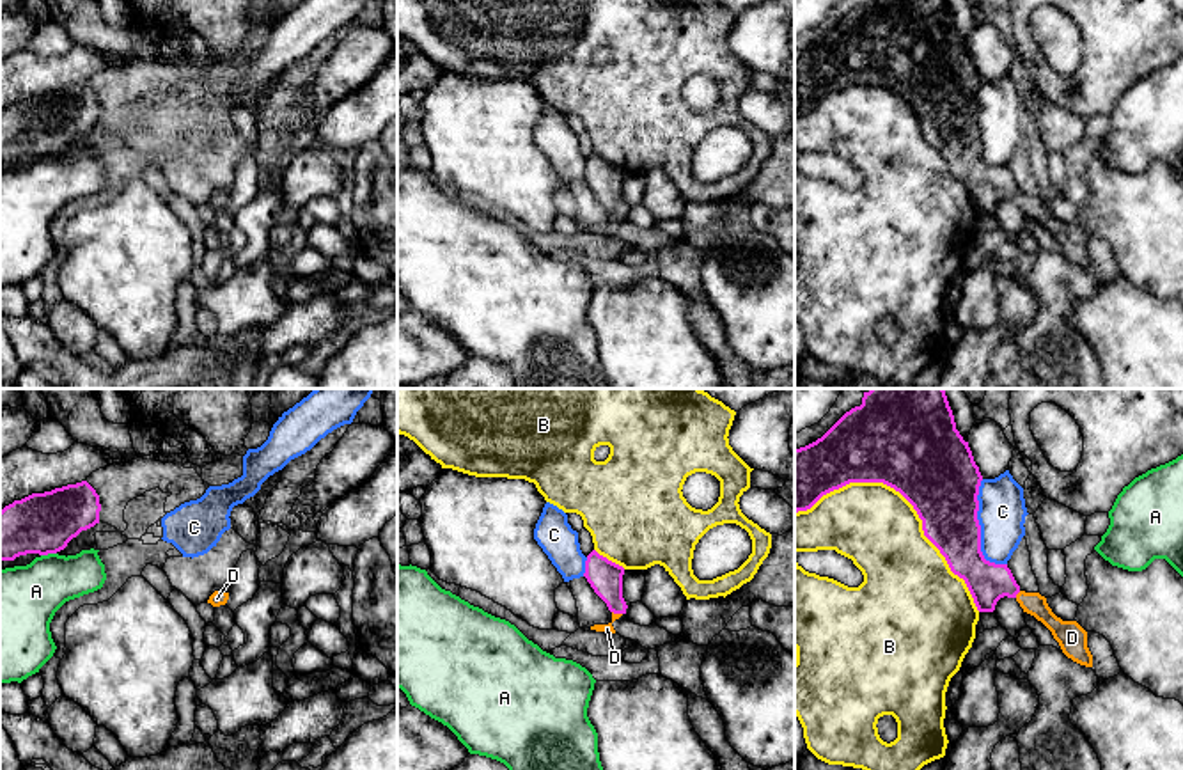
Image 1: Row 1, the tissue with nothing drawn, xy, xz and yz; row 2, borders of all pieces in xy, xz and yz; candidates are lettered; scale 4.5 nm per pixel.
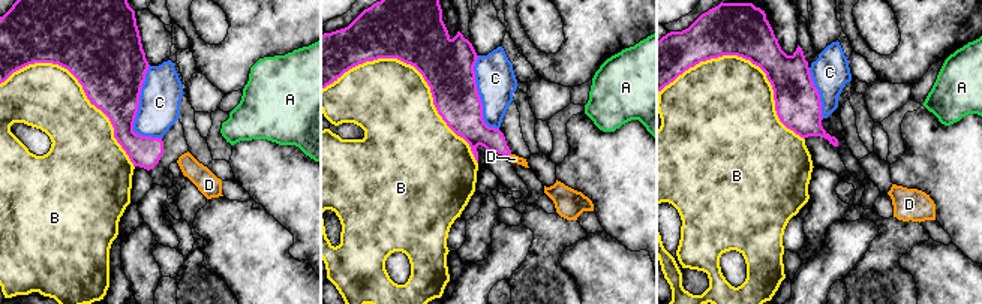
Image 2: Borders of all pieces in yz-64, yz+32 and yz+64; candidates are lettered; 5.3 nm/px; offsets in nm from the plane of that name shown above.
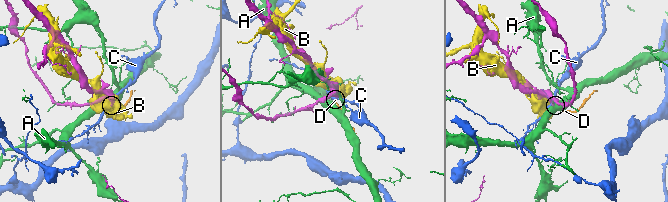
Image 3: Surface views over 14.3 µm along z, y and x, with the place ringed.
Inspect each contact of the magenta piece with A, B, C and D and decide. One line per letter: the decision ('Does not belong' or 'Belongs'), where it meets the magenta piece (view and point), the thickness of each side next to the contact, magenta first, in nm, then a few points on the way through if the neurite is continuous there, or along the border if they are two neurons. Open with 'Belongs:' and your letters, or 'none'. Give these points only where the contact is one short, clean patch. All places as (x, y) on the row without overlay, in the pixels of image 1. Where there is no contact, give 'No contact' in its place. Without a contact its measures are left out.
Belongs: D
A: Does not belong. Touches magenta at xy (48, 155). Thickness 280 nm (magenta) against 320 nm
B: Does not belong. Touches magenta at yz (907, 102). Thickness 420 nm (magenta) against 380 nm
C: Does not belong. Touches magenta at yz (979, 132). Thickness 320 nm (magenta) against 220 nm
D: Belongs. Touches magenta at xz (618, 215). Thickness 160 nm (magenta) against 50 nm. Path across: xz (605, 180), (618, 215), (607, 231)

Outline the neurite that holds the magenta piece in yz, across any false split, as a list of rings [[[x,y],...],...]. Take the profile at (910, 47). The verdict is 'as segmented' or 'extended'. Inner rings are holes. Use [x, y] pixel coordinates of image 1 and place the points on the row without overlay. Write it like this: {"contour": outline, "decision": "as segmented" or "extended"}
{"contour": [[[862,0],[862,7],[846,14],[821,41],[795,51],[795,115],[811,112],[823,98],[850,85],[883,85],[899,94],[922,122],[924,138],[945,160],[951,174],[965,183],[979,215],[993,215],[1000,200],[1015,200],[1023,215],[1041,224],[1073,264],[1093,270],[1087,234],[1077,224],[1062,224],[1039,195],[1025,195],[1007,167],[995,167],[981,154],[979,89],[983,78],[974,64],[968,44],[956,32],[947,0]]], "decision": "extended"}

